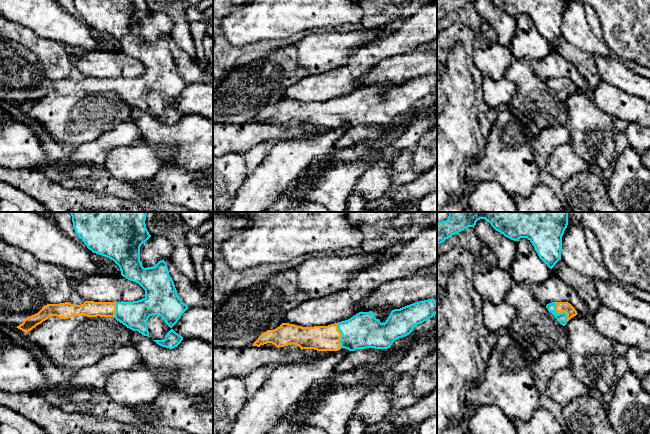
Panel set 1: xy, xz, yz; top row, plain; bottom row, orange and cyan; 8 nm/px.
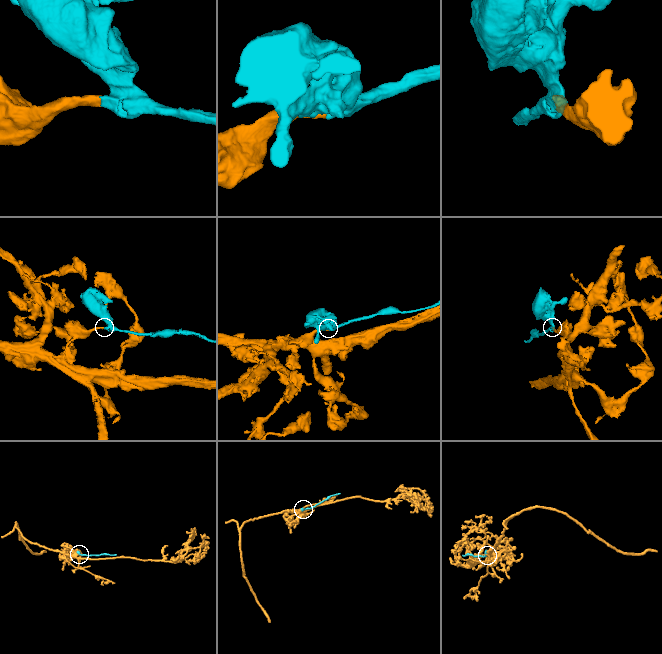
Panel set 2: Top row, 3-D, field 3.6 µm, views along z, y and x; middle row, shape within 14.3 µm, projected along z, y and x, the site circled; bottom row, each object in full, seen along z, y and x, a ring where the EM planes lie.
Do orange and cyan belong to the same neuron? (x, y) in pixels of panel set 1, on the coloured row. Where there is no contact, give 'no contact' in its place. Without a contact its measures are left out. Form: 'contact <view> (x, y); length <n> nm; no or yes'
contact yz (560, 312); length 190 nm; yes

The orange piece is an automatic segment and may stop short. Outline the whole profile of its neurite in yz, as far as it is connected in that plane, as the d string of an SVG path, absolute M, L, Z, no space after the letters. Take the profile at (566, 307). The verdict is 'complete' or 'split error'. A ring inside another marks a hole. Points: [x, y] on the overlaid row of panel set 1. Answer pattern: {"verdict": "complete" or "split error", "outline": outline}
{"verdict": "split error", "outline": "M552 302L547 304L546 308L563 326L565 326L571 318L578 314L575 308L568 302Z"}

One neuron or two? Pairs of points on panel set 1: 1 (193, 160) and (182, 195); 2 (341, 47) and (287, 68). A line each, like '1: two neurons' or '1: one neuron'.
1: two neurons
2: one neuron

